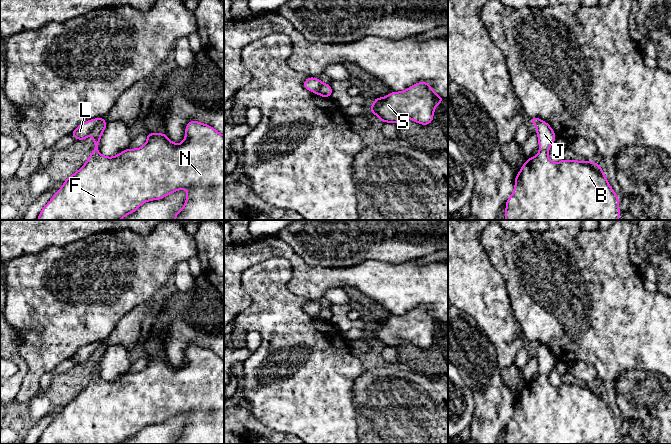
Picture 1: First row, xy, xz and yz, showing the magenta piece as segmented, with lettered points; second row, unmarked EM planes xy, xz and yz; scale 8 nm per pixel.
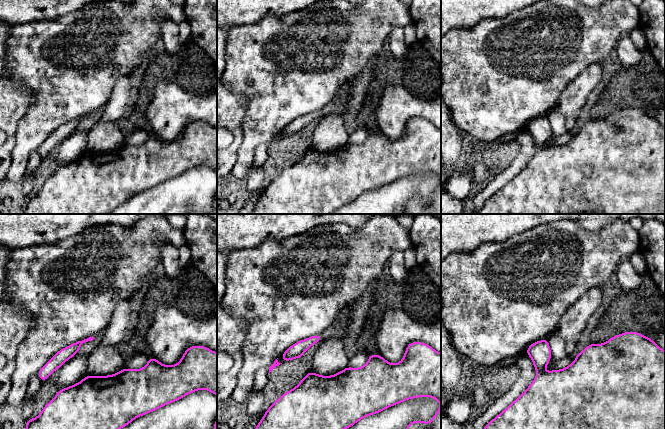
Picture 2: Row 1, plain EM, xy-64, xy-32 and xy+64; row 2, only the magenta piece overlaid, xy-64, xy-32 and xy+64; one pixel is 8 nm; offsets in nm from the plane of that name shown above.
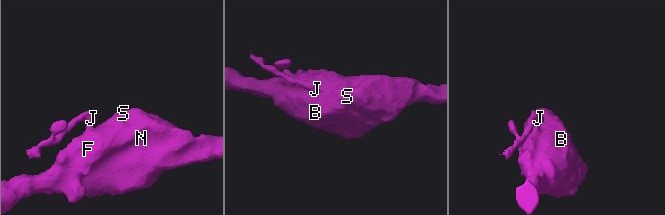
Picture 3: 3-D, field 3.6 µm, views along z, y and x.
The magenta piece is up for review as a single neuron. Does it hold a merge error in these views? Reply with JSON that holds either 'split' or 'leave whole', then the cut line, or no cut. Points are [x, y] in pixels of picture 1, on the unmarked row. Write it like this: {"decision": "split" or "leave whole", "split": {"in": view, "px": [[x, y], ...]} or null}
{"decision": "split", "split": {"in": "xy", "px": [[103, 343], [89, 357]]}}

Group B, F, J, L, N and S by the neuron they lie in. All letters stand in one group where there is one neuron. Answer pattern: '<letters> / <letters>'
B F J N S / L

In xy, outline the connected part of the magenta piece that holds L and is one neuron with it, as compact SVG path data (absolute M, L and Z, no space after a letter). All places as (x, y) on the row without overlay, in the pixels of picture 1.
M95 342L88 344L84 347L81 347L72 357L71 359L75 361L77 364L85 364L90 356L104 344L104 342Z

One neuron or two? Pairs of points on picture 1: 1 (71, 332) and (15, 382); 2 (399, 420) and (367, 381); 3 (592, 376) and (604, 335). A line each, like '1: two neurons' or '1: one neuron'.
1: two neurons
2: one neuron
3: two neurons

